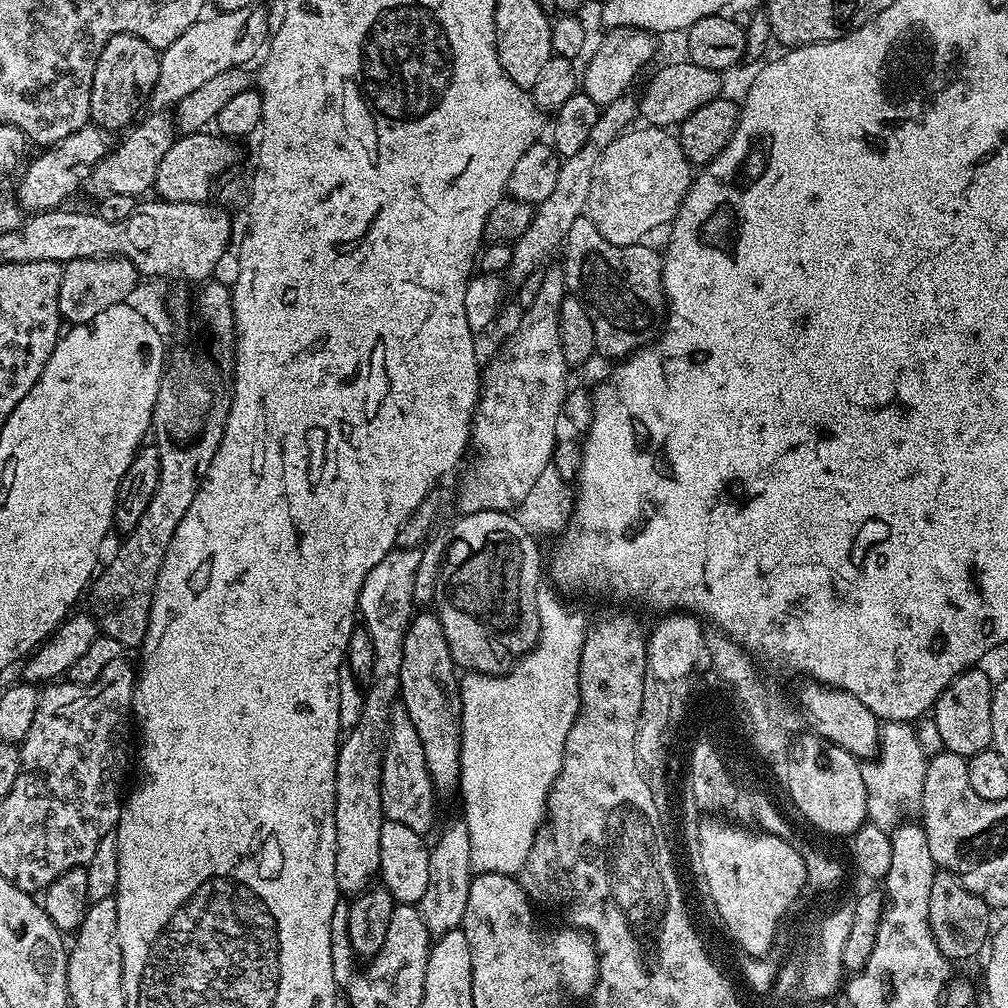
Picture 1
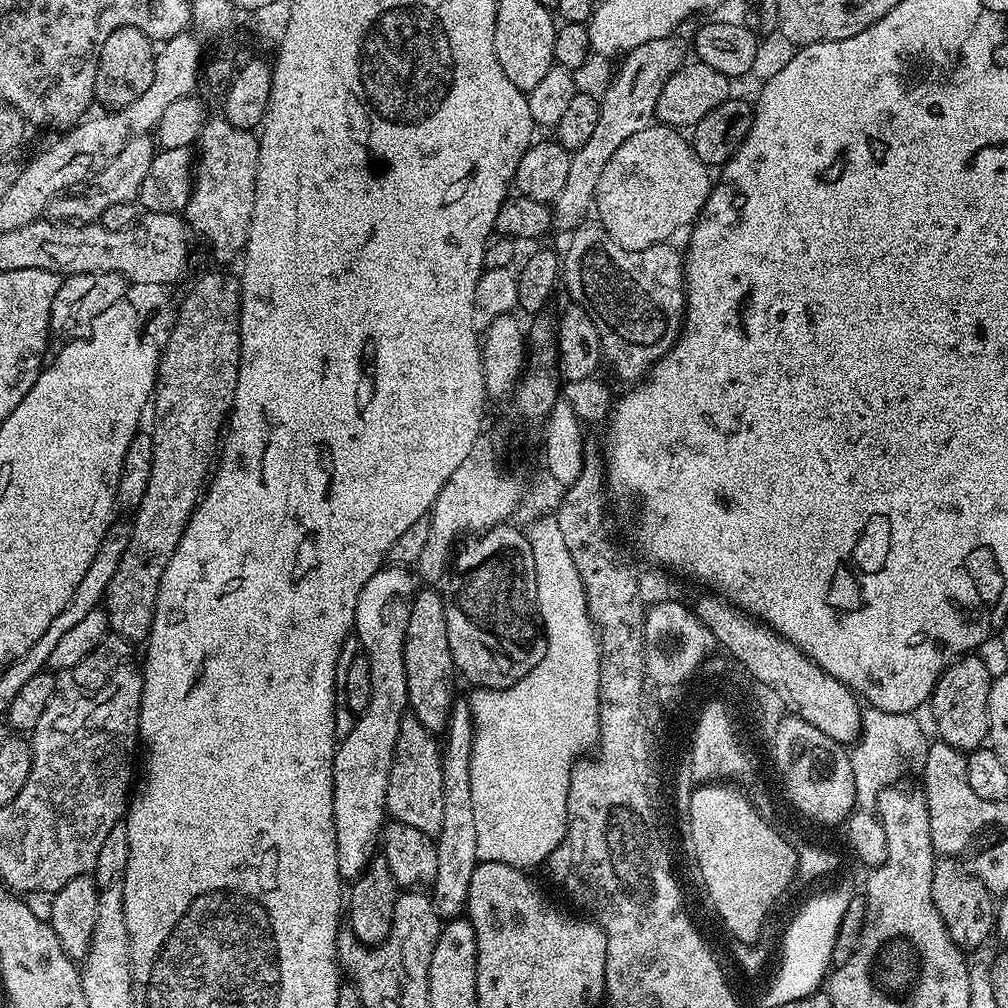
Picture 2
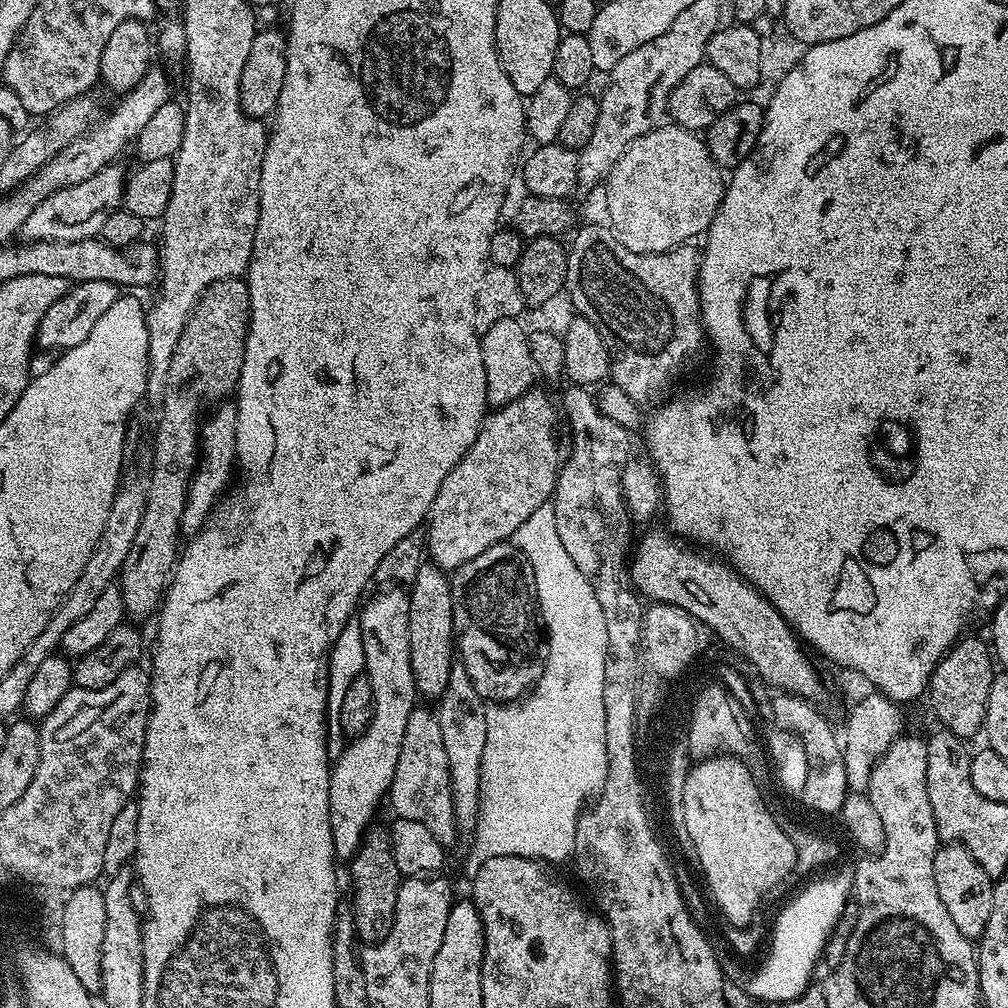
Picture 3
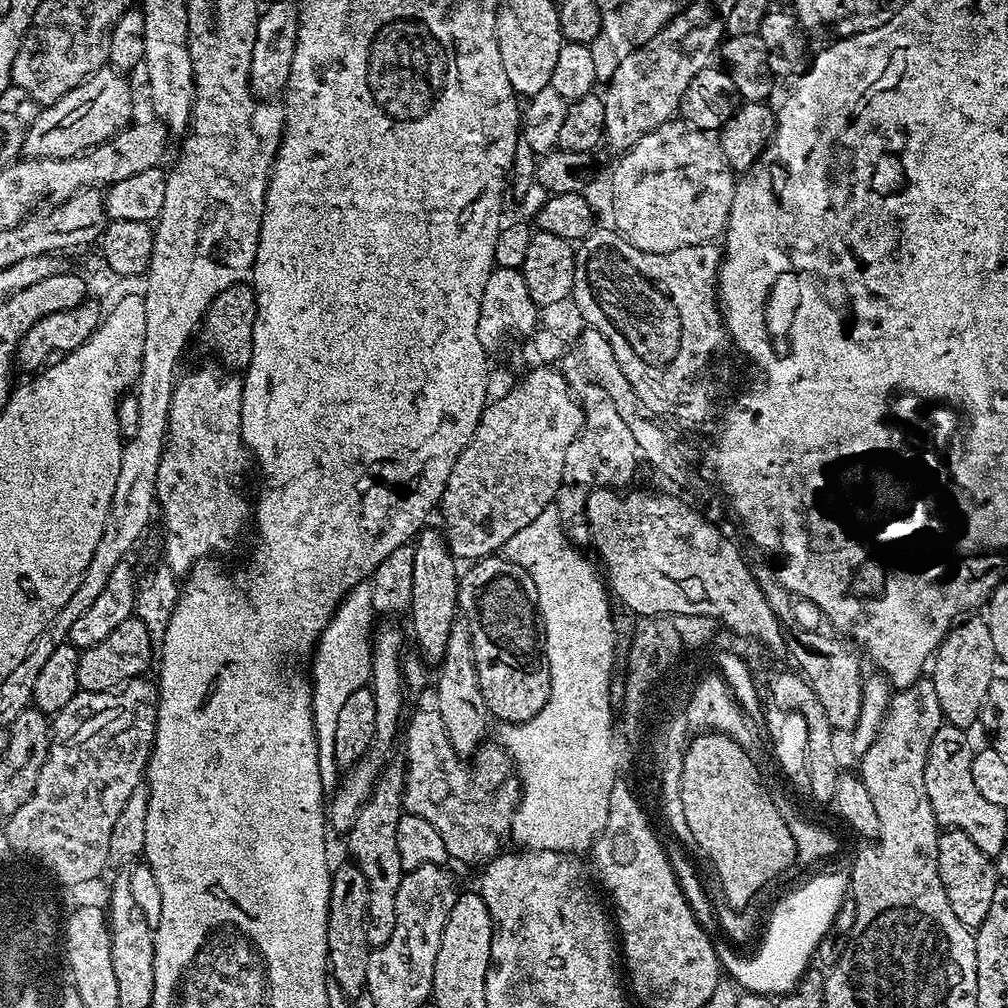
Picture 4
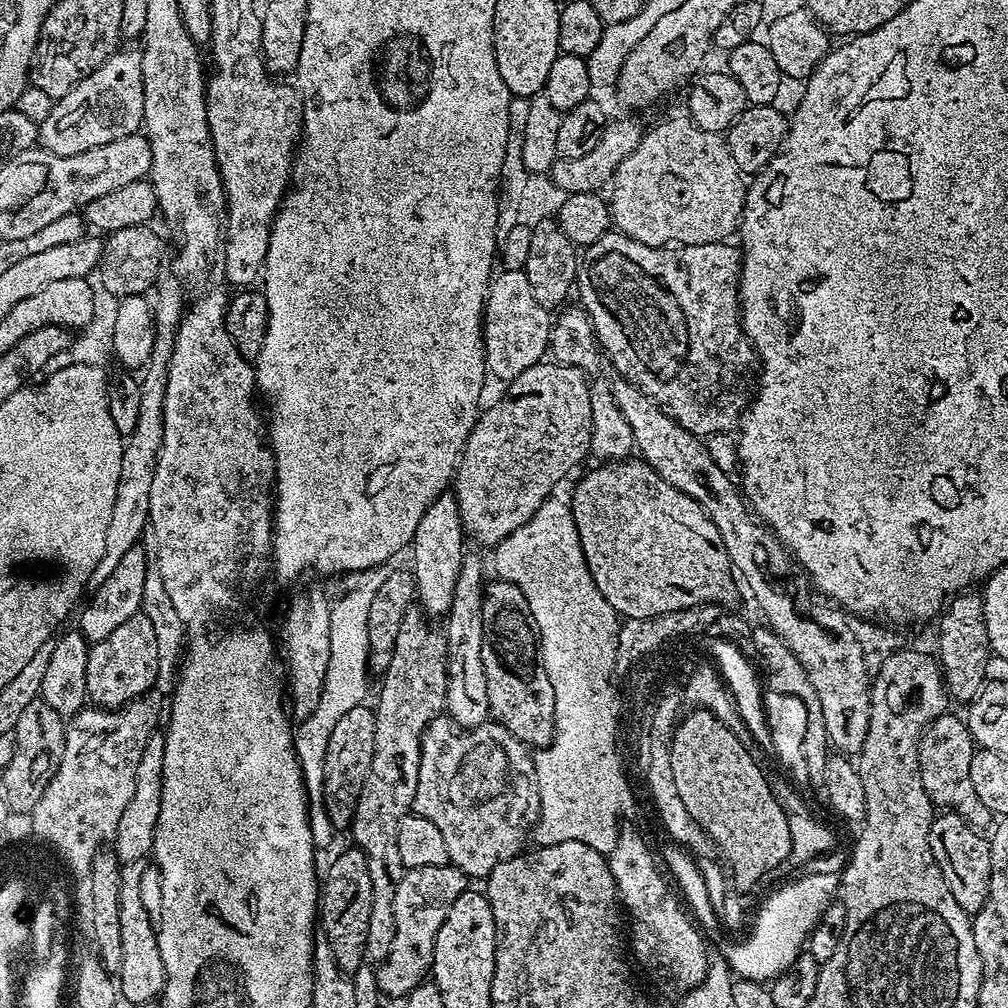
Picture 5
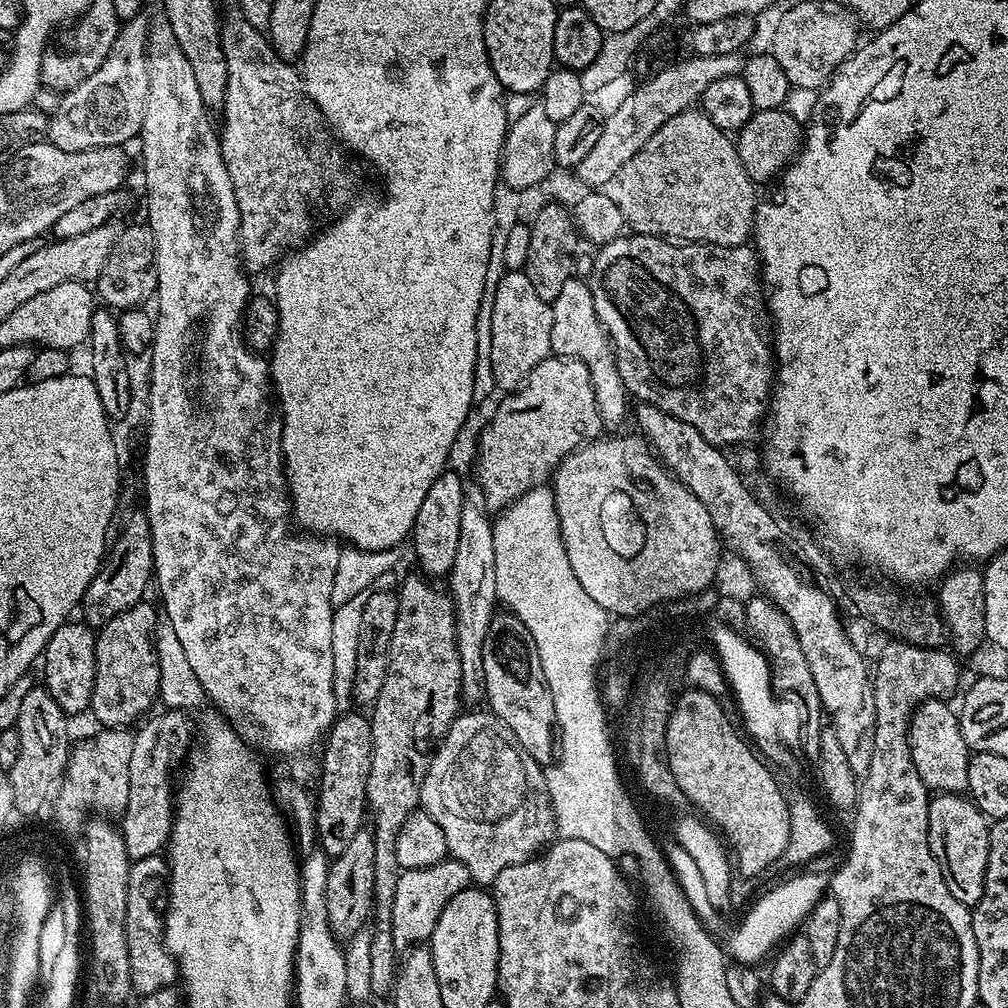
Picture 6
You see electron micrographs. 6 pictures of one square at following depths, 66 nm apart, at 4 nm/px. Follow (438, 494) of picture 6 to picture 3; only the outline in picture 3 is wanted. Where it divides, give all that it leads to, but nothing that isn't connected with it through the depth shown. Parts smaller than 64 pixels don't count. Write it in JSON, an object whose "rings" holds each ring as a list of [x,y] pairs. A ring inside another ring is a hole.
{"rings":[[[424,562],[418,570],[408,592],[410,598],[410,670],[414,670],[414,682],[421,697],[439,698],[450,682],[450,670],[454,663],[454,610],[452,609],[452,582],[449,573],[431,562]]]}

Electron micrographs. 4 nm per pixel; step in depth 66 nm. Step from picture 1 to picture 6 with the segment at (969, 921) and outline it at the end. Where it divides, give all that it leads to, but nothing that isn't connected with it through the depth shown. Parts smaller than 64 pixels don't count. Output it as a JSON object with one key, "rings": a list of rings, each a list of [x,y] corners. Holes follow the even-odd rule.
{"rings":[[[955,792],[936,794],[928,801],[928,845],[942,870],[950,894],[958,902],[975,906],[984,893],[990,821],[967,795]]]}

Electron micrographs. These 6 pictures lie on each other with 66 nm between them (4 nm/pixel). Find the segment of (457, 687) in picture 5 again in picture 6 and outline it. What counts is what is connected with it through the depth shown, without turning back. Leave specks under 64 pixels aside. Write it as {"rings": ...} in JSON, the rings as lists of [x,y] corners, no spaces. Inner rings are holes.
{"rings":[[[475,482],[465,483],[464,505],[462,506],[462,527],[458,534],[458,551],[454,558],[454,566],[446,577],[446,588],[456,608],[456,645],[458,646],[458,666],[462,670],[460,694],[469,705],[485,699],[484,667],[482,666],[482,650],[486,646],[486,634],[492,625],[493,616],[498,612],[496,591],[498,582],[494,578],[494,534],[493,519],[488,518],[489,509],[484,502],[484,492]]]}

